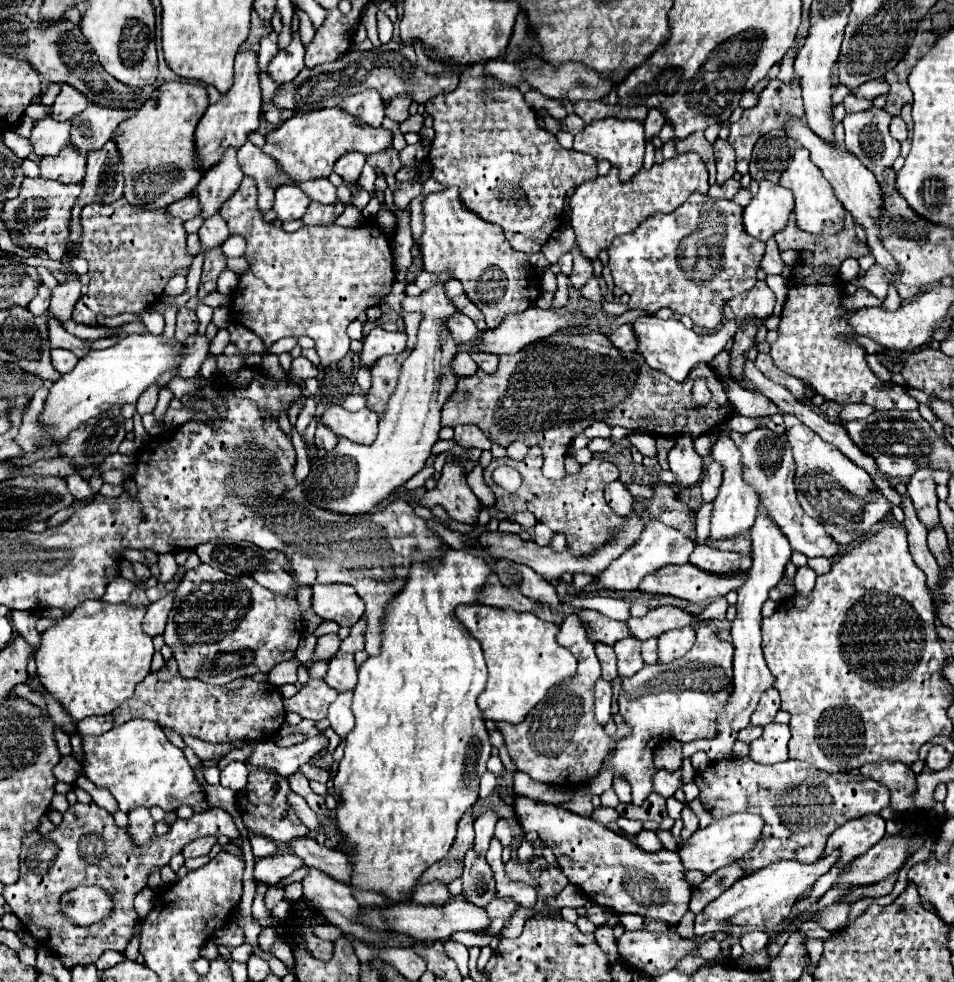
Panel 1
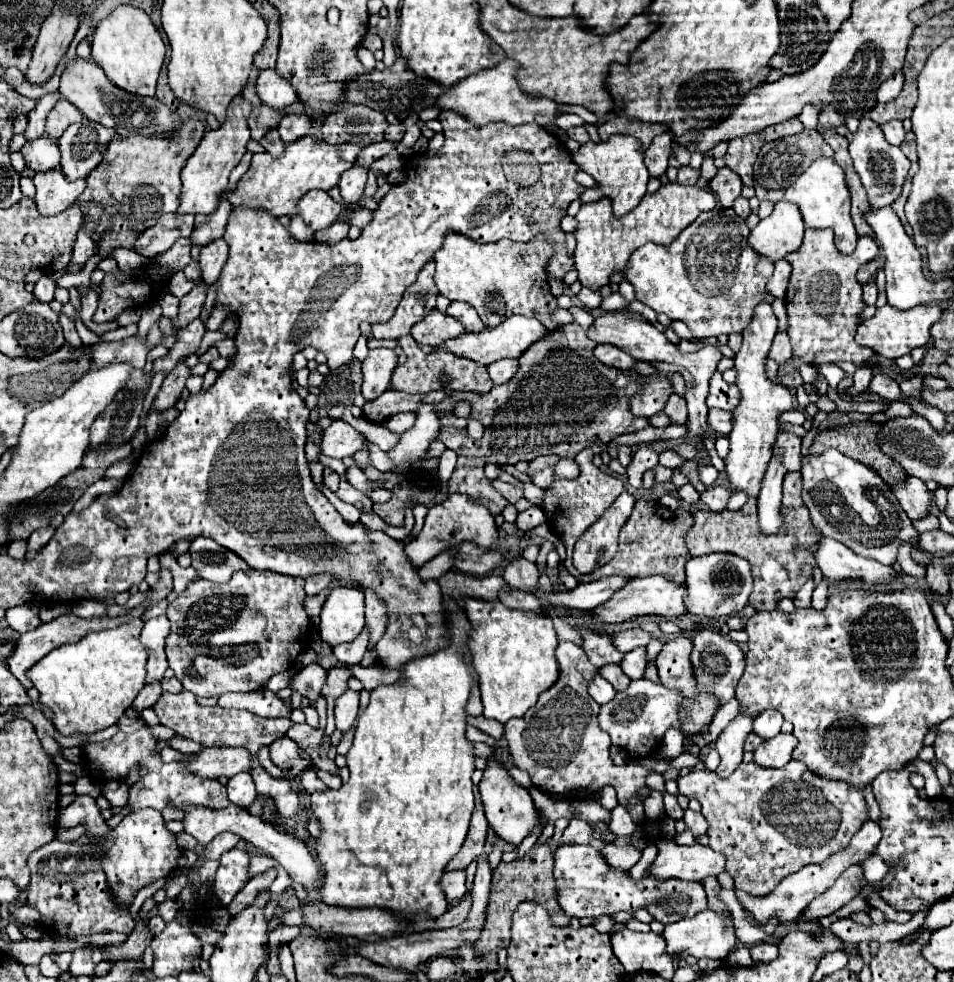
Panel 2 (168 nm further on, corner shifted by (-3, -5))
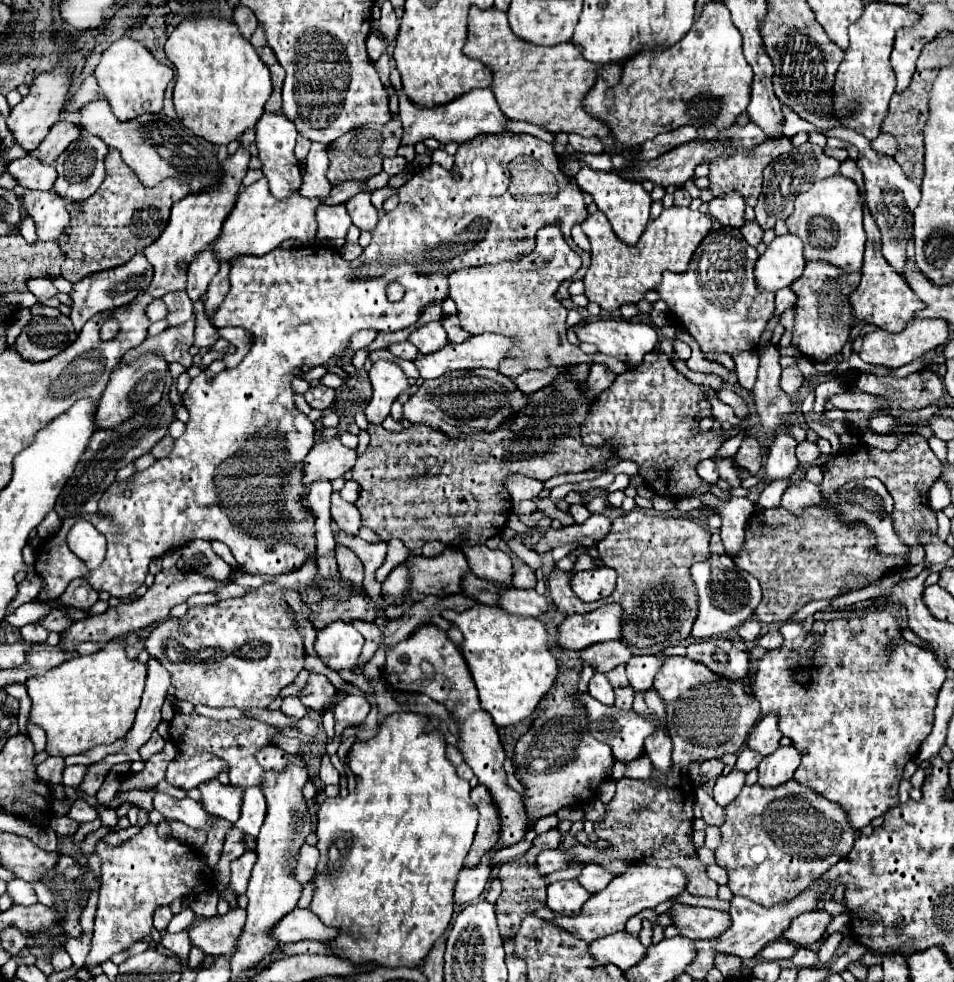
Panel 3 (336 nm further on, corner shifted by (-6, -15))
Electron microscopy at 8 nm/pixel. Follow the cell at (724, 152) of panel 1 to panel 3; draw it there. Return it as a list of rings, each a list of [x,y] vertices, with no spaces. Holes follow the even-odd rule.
[[[727,193],[723,197],[717,197],[709,203],[709,213],[723,225],[723,227],[735,227],[739,229],[743,221],[745,211],[745,199],[737,193]]]

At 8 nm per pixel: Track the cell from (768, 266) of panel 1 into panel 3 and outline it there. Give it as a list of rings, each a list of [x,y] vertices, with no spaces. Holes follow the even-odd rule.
[[[791,287],[777,291],[777,295],[775,295],[775,315],[783,315],[793,305],[795,305],[795,293],[791,291]]]

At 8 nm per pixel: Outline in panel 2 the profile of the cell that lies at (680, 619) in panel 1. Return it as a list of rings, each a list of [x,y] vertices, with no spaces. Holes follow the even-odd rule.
[[[636,627],[636,629],[626,629],[626,631],[616,633],[616,635],[614,635],[614,645],[616,645],[622,653],[628,653],[628,651],[632,651],[632,649],[636,649],[636,647],[642,647],[642,645],[646,647],[650,639],[652,639],[652,635],[650,635],[648,631]]]

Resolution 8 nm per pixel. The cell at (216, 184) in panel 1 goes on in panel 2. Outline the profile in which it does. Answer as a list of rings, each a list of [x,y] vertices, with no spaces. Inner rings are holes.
[[[222,193],[220,203],[218,203],[218,209],[214,213],[210,213],[210,215],[196,215],[194,233],[190,235],[192,243],[206,245],[206,243],[222,237],[230,211],[232,211],[232,205],[228,201],[228,193]]]

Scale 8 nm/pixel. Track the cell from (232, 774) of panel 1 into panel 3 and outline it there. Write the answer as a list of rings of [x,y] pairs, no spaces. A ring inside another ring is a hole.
[[[247,787],[245,797],[243,797],[243,805],[241,805],[241,817],[235,823],[235,827],[255,839],[259,835],[261,825],[263,825],[265,813],[267,813],[267,807],[265,807],[265,797],[263,797],[261,789]]]

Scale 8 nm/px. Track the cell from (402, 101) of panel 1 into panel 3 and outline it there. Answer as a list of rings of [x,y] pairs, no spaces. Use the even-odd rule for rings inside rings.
[[[393,157],[393,159],[383,159],[383,171],[393,177],[393,175],[399,175],[403,169],[405,169],[407,161],[403,157]]]

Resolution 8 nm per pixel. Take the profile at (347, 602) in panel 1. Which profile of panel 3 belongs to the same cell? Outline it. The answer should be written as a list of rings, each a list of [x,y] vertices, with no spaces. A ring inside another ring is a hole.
[[[333,621],[325,629],[317,631],[315,651],[323,659],[323,663],[333,671],[353,669],[355,661],[361,655],[363,639],[361,633],[349,623]]]

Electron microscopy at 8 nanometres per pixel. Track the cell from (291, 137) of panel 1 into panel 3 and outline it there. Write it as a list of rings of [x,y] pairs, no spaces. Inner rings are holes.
[[[263,177],[261,181],[241,189],[233,211],[229,213],[229,217],[223,223],[219,239],[213,243],[217,261],[229,263],[241,255],[261,257],[261,255],[277,249],[287,239],[297,239],[303,245],[315,241],[315,233],[317,233],[315,209],[317,207],[319,207],[319,199],[305,199],[299,193],[291,195],[285,201],[273,199],[273,195],[267,187],[267,179]]]

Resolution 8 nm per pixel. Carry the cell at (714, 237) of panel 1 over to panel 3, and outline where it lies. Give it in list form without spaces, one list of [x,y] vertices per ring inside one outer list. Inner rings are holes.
[[[719,229],[711,231],[697,251],[693,253],[693,259],[689,263],[687,273],[665,273],[661,285],[657,287],[657,293],[661,299],[669,305],[669,313],[675,317],[675,321],[689,331],[695,341],[699,343],[703,353],[729,353],[737,355],[741,351],[753,351],[759,345],[759,337],[767,327],[767,321],[773,317],[775,311],[775,295],[773,293],[761,293],[755,285],[753,267],[757,261],[757,249],[745,243],[739,229]]]

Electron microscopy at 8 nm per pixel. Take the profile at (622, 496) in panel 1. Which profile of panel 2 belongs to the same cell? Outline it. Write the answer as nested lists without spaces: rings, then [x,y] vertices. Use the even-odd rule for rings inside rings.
[[[620,493],[608,511],[576,541],[574,567],[580,573],[592,573],[594,567],[610,561],[618,551],[618,531],[634,509],[634,495]]]

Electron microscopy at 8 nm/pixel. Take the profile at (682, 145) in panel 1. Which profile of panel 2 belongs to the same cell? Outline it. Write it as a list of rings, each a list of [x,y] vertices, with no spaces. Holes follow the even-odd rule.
[[[684,165],[678,169],[678,183],[694,185],[694,183],[698,183],[698,179],[700,179],[700,169],[694,169],[690,165]]]

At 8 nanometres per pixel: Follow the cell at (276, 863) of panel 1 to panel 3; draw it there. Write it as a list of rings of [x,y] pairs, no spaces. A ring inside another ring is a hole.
[[[229,909],[225,915],[199,919],[189,927],[189,941],[205,955],[229,955],[237,947],[237,935],[245,925],[245,909]]]

